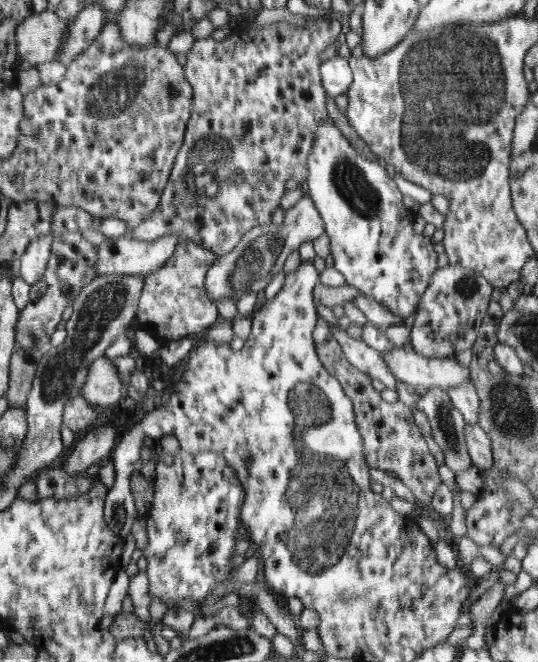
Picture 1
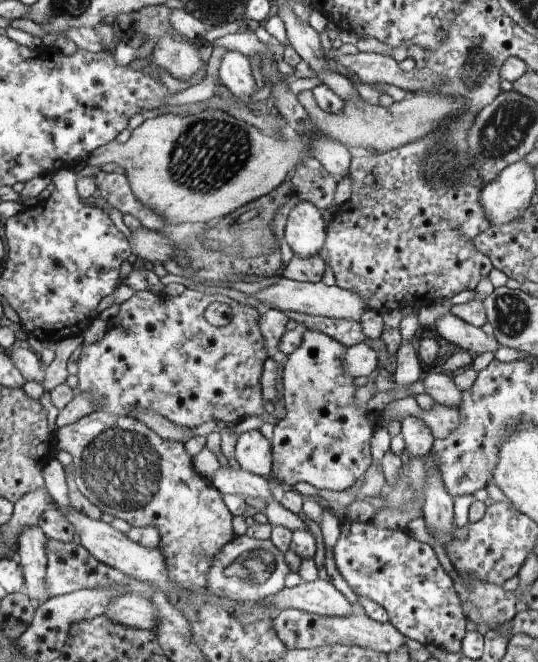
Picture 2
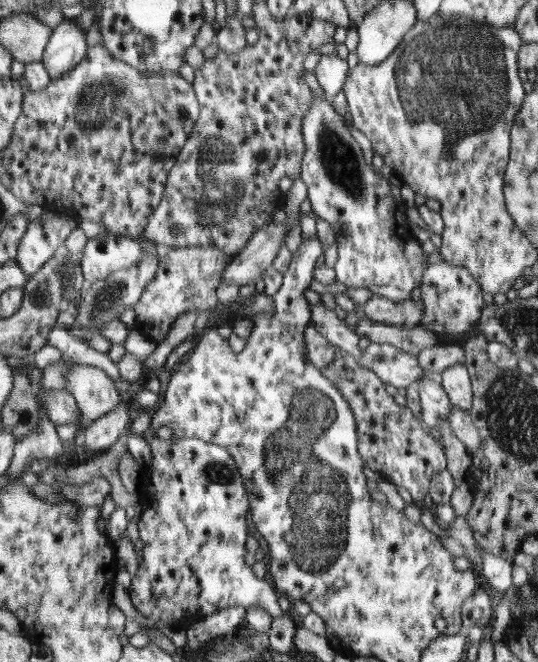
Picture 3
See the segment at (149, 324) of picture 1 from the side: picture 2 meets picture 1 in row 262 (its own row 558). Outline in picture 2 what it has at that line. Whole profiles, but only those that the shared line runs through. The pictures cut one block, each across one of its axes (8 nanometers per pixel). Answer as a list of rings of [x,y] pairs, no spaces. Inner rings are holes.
[[[103,410],[94,411],[83,418],[80,418],[73,424],[60,427],[57,431],[57,448],[60,451],[66,451],[72,456],[72,463],[76,468],[77,488],[92,502],[97,503],[103,513],[110,514],[110,516],[116,519],[125,520],[132,527],[146,527],[154,526],[160,534],[160,544],[158,549],[164,552],[166,556],[166,568],[168,568],[168,576],[174,578],[182,588],[203,588],[207,586],[209,579],[209,573],[213,567],[215,559],[219,556],[219,553],[234,539],[232,520],[233,515],[230,510],[224,504],[221,493],[215,488],[213,483],[208,480],[207,477],[202,477],[195,470],[194,458],[188,454],[185,448],[185,444],[182,441],[167,440],[160,437],[158,433],[153,432],[147,425],[144,425],[142,421],[139,421],[134,416],[128,417],[127,415],[116,416],[115,413],[105,412]]]

